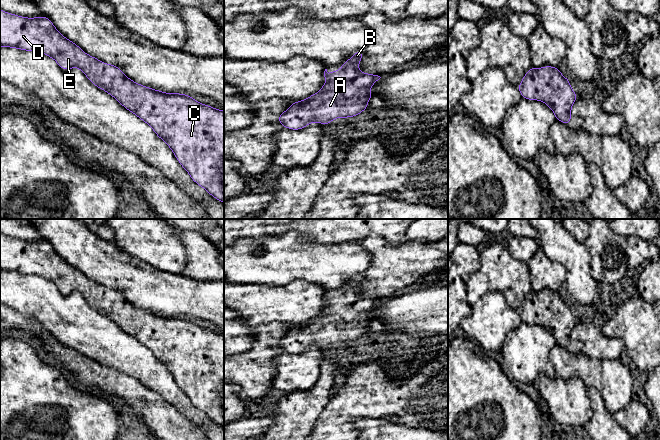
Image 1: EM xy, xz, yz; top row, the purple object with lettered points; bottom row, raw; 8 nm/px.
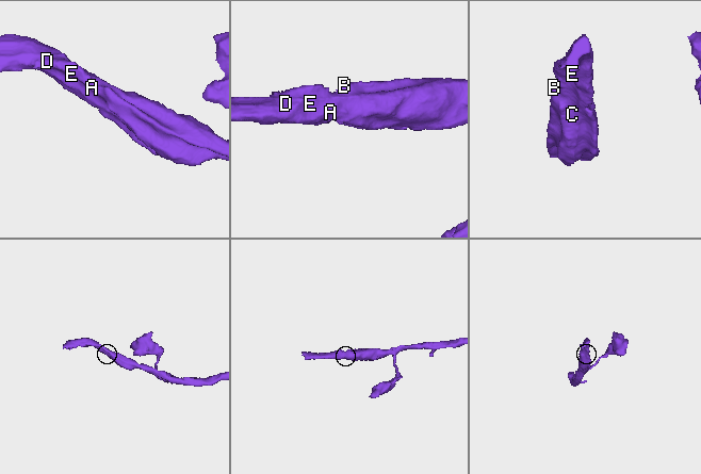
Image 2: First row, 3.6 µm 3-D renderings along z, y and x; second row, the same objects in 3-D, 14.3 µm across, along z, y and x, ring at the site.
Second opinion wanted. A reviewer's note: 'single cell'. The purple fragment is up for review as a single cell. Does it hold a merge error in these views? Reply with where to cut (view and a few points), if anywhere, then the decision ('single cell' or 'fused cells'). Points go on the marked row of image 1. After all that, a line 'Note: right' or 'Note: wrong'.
no cut | single cell
Note: right

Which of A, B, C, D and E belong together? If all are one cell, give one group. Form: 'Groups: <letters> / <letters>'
Groups: A B C D E

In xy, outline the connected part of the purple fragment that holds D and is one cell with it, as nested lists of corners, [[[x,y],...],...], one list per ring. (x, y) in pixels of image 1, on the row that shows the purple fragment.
[[[0,9],[0,48],[37,51],[54,59],[62,70],[79,68],[96,87],[114,97],[128,111],[146,122],[173,151],[191,179],[224,204],[224,110],[202,104],[190,95],[166,93],[132,81],[115,65],[85,53],[64,37],[46,17],[22,17]]]

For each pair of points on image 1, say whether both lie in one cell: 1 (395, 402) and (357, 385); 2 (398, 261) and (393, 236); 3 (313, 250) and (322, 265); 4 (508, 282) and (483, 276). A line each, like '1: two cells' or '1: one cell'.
1: one cell
2: two cells
3: one cell
4: one cell

